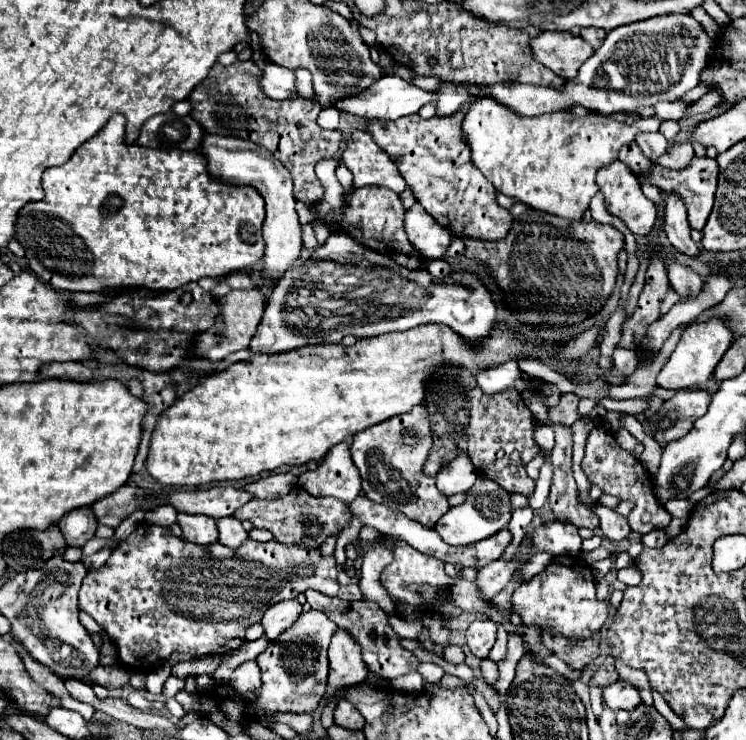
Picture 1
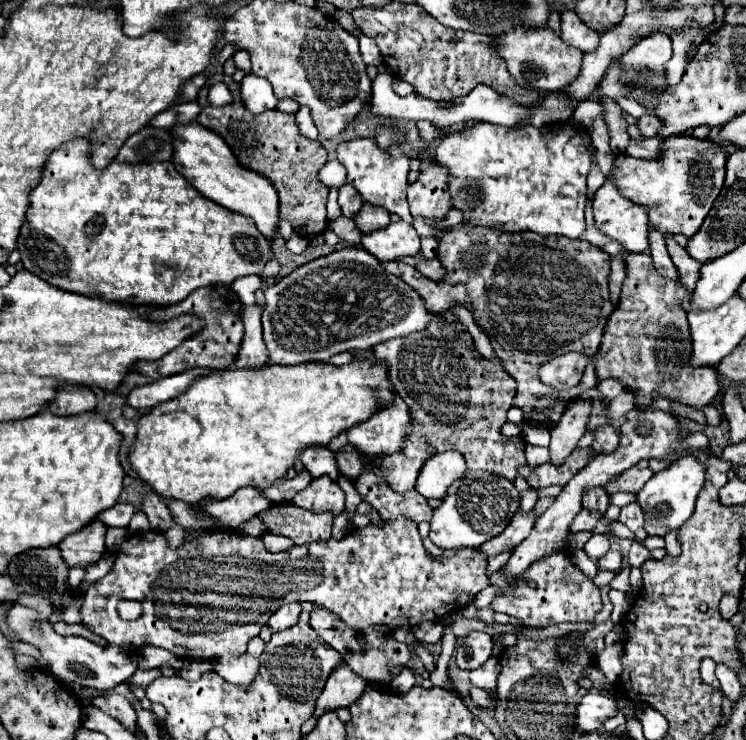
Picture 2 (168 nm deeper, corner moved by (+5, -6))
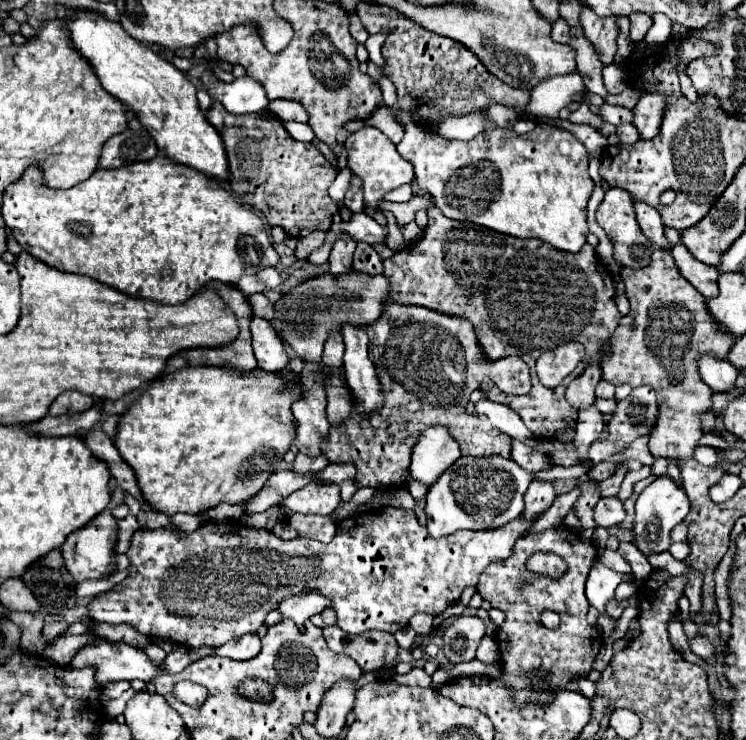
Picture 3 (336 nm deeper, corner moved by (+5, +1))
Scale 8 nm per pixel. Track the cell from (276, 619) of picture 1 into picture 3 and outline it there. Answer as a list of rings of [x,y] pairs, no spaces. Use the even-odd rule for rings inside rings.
[[[306,592],[306,594],[284,598],[284,602],[280,602],[280,606],[278,606],[278,612],[282,614],[282,618],[288,618],[288,620],[300,624],[300,622],[306,622],[312,614],[320,614],[324,608],[330,608],[328,598]]]

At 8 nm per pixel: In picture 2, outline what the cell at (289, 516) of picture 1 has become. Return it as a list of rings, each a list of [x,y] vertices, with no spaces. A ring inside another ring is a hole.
[[[290,503],[274,505],[258,517],[264,521],[268,531],[290,537],[296,545],[330,539],[334,519],[332,513],[308,513],[306,509],[296,509]]]

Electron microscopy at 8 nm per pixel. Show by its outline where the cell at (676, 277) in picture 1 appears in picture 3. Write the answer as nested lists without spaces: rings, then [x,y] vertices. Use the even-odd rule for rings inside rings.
[[[634,202],[634,210],[636,210],[636,218],[638,218],[638,224],[640,224],[642,232],[656,246],[660,246],[664,250],[670,250],[670,244],[668,244],[668,240],[664,236],[664,224],[662,224],[660,214],[652,206],[648,206],[644,202]]]

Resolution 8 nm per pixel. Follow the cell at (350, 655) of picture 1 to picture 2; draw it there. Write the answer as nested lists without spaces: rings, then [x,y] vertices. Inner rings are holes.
[[[340,665],[340,669],[336,669],[336,673],[332,673],[332,677],[326,681],[324,695],[318,697],[314,715],[320,717],[328,711],[354,705],[360,699],[362,691],[366,689],[366,683],[368,681],[352,673],[352,669],[348,669],[346,665]]]

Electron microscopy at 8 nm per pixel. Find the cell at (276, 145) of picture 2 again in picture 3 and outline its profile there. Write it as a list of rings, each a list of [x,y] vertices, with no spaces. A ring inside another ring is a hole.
[[[212,102],[206,110],[208,122],[216,126],[224,140],[230,162],[232,190],[250,206],[260,210],[270,226],[282,226],[288,236],[302,238],[314,230],[330,230],[332,214],[338,210],[328,196],[328,188],[338,170],[324,158],[316,144],[294,140],[284,124],[264,114],[228,114],[220,102]],[[276,126],[276,134],[274,134]]]

